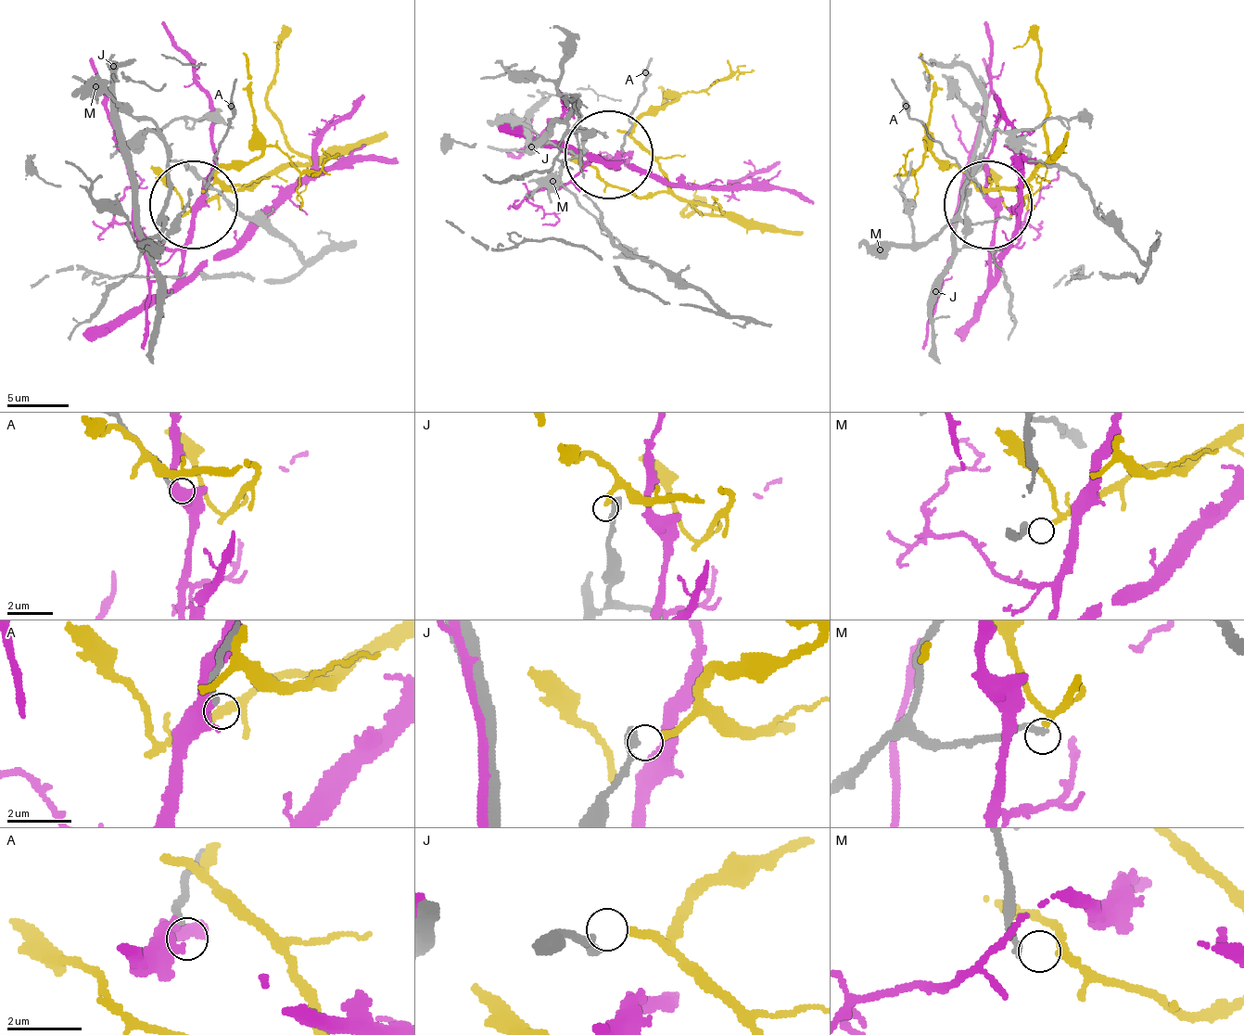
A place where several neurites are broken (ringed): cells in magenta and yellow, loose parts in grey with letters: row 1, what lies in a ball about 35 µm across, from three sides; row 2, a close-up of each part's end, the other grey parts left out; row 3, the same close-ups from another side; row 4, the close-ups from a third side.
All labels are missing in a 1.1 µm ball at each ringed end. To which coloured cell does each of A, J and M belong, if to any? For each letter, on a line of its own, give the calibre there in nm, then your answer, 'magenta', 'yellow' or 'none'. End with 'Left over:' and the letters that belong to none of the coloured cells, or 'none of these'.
A: 160 nm thick; none
J: 300 nm thick; none
M: 180 nm thick; none
Left over: A, J, M

